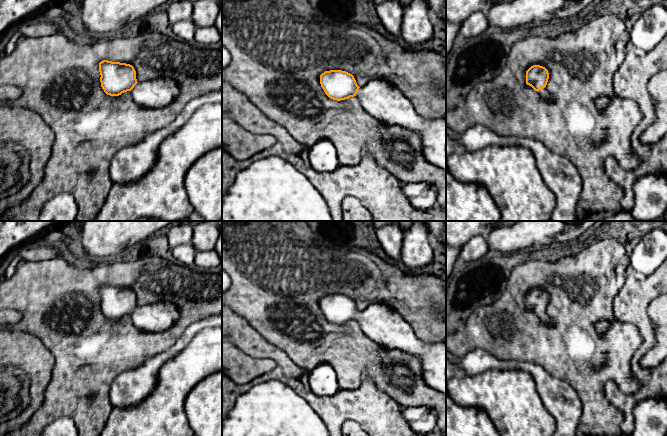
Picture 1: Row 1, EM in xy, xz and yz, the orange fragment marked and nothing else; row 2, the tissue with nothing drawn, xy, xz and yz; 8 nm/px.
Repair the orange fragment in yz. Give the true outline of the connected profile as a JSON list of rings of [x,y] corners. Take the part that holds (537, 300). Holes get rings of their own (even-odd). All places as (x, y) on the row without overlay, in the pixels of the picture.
[[[533,289],[526,295],[526,308],[537,315],[544,324],[550,321],[546,312],[548,303],[548,294],[543,290]]]

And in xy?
[[[103,284],[99,287],[101,311],[107,319],[119,320],[130,315],[141,331],[160,333],[171,328],[179,319],[180,311],[170,302],[158,301],[138,306],[130,288]]]

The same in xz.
[[[342,294],[325,295],[320,299],[320,308],[325,318],[337,325],[356,320],[363,333],[387,349],[397,349],[417,357],[422,366],[422,377],[425,383],[446,394],[446,344],[427,344],[420,341],[413,333],[410,325],[394,310],[385,304],[371,304],[359,311],[354,300]]]

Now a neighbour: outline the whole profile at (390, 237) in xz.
[[[397,221],[386,226],[375,228],[376,237],[387,257],[399,260],[402,258],[404,232]]]

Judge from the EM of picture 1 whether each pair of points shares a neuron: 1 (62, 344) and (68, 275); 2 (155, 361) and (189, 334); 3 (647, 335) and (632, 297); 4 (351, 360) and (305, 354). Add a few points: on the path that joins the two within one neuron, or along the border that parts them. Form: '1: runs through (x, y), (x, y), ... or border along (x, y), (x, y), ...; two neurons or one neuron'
1: runs through (45, 328), (39, 318), (54, 299), (54, 292); one neuron
2: runs through (163, 357), (181, 342); one neuron
3: runs through (645, 326), (632, 306); one neuron
4: runs through (340, 354), (316, 354); one neuron

